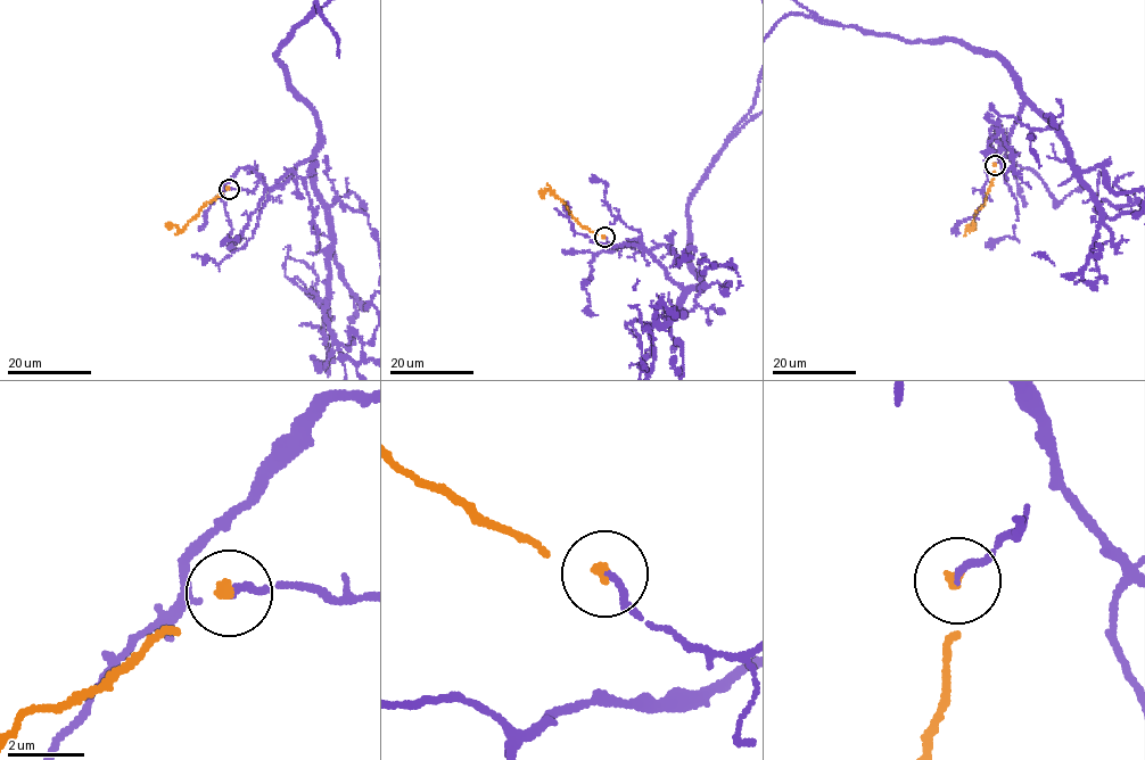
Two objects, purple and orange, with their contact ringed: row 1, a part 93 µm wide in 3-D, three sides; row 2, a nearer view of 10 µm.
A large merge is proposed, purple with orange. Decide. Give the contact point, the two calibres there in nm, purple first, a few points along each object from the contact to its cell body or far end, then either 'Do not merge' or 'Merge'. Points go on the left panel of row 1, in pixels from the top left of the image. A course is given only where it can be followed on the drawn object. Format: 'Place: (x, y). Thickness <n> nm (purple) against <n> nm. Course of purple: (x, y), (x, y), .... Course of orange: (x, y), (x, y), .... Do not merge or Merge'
Place: (229, 189). Thickness 180 nm (purple) against 220 nm. Course of purple: (229, 189), (273, 189), (318, 142), (315, 114), (273, 54), (314, 1), (338, 60), (310, 290). Course of orange: (229, 189), (205, 203), (184, 230), (170, 224). Merge

